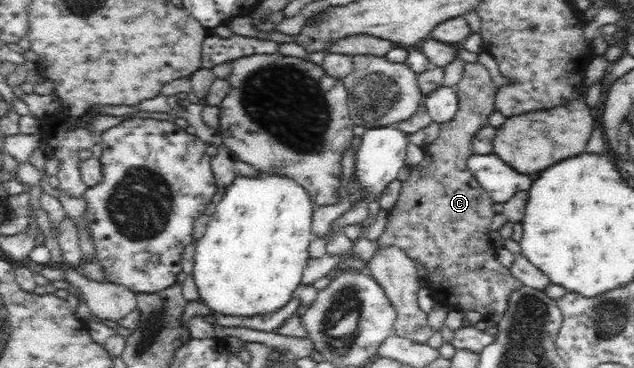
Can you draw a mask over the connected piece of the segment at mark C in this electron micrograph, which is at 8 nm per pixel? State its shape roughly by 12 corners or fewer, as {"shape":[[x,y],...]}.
{"shape":[[464,63],[456,115],[409,167],[379,247],[448,307],[503,314],[493,201],[464,164],[496,84]]}

